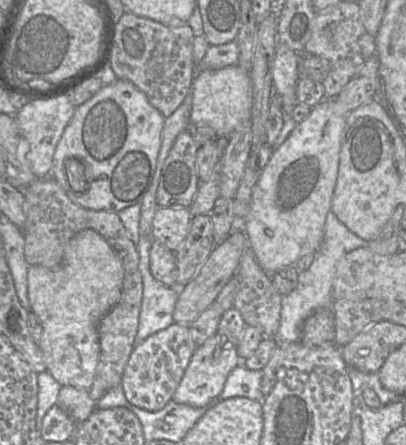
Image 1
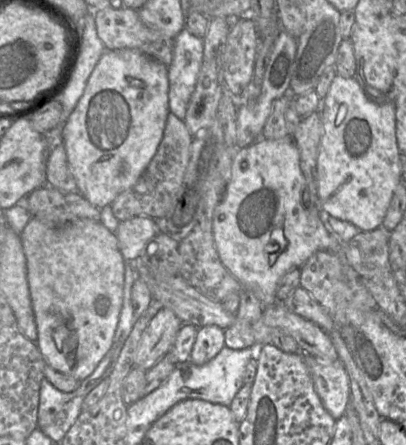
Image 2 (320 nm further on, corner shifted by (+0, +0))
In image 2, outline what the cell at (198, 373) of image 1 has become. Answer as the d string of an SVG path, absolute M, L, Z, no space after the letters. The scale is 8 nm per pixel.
M211 325L198 328L190 359L194 365L202 366L212 360L225 346L224 330Z

